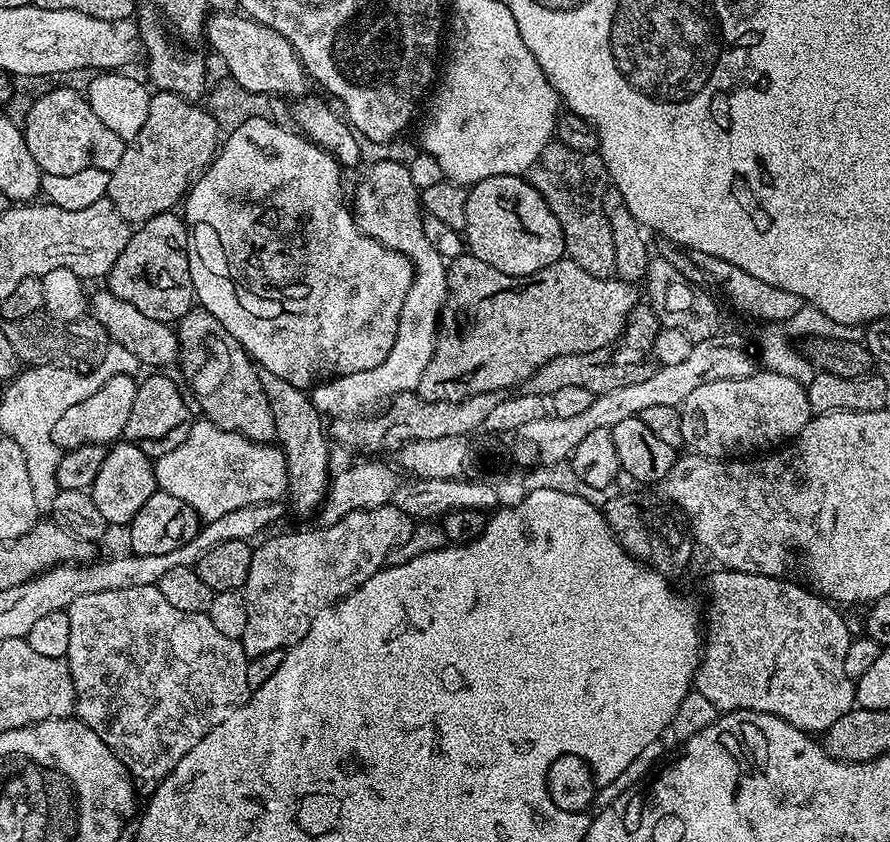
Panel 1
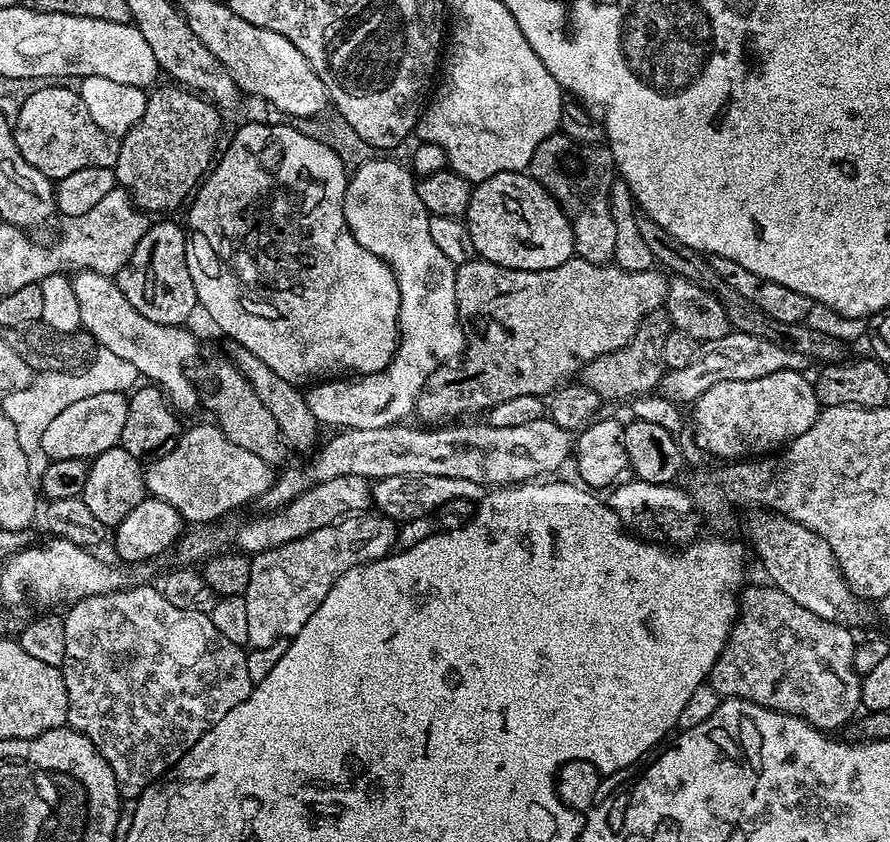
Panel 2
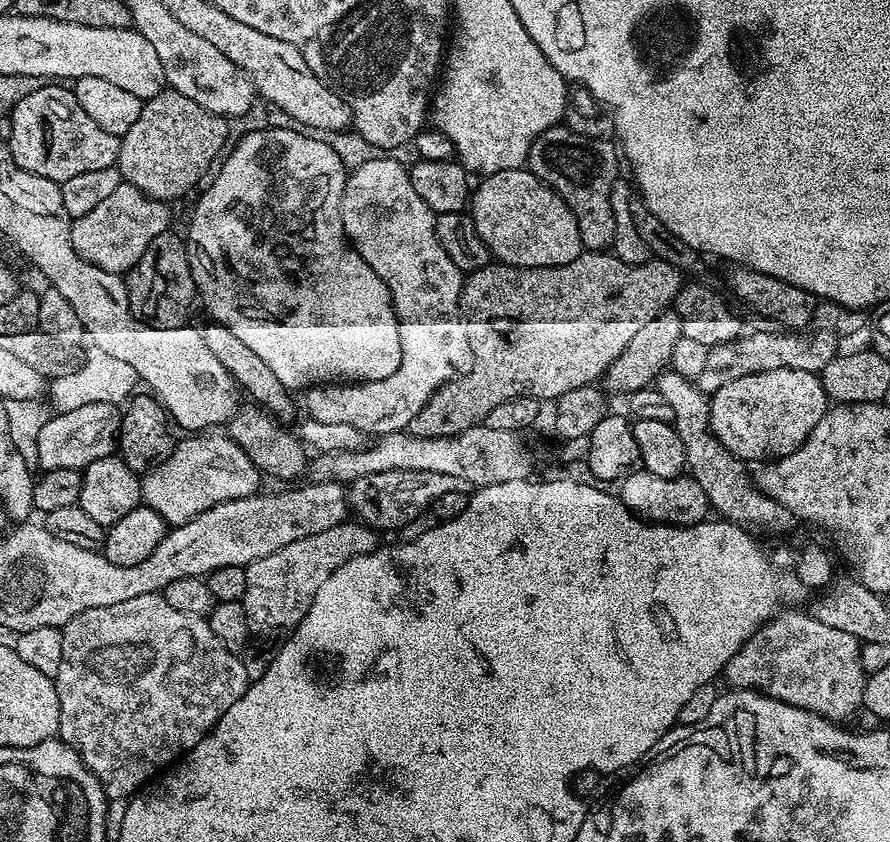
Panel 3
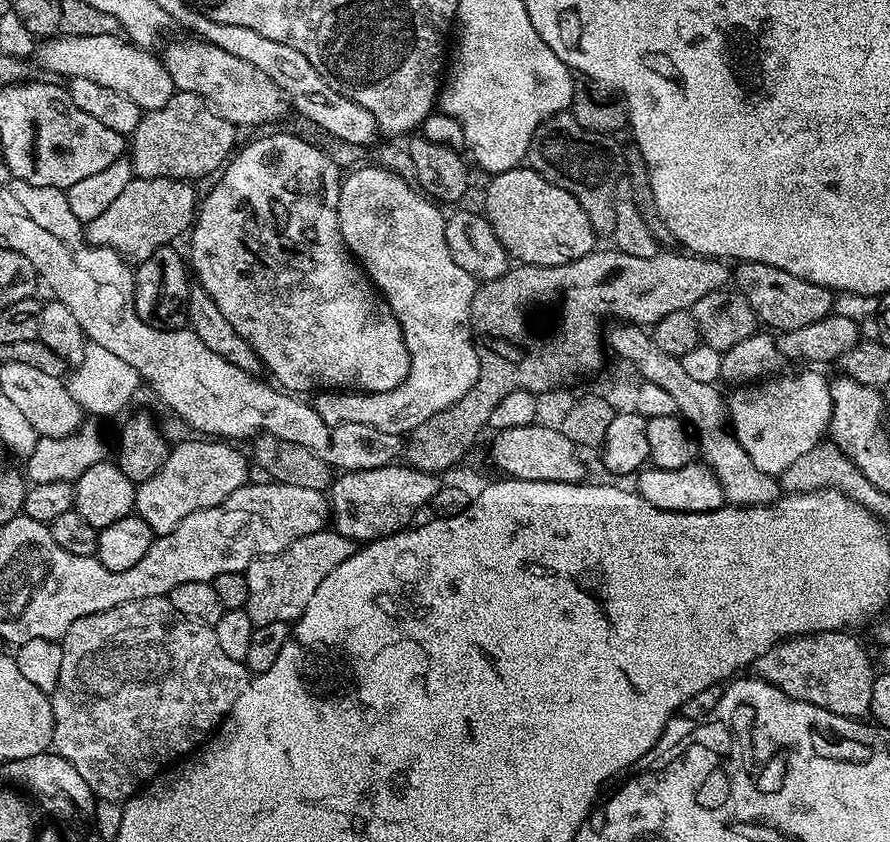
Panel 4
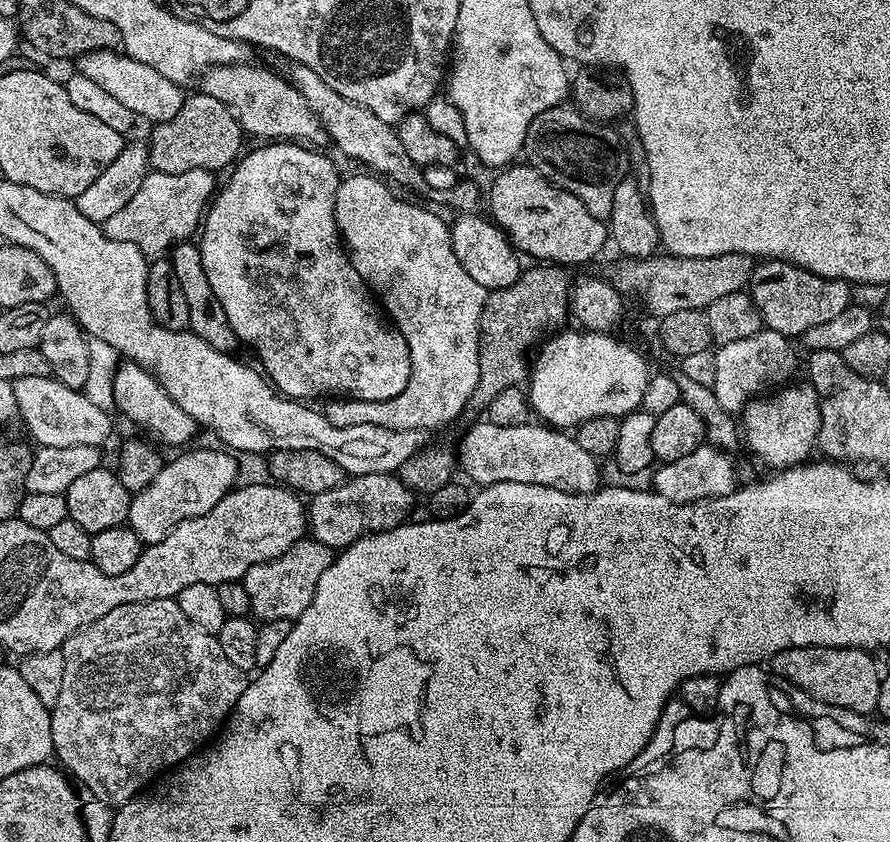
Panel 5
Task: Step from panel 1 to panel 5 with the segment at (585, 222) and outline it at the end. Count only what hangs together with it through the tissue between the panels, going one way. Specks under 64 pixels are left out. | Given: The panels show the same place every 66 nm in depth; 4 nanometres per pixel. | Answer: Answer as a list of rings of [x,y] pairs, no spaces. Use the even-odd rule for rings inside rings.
[[[565,102],[550,110],[542,110],[524,139],[523,159],[536,168],[550,182],[574,194],[594,214],[594,218],[607,221],[610,206],[614,206],[614,189],[622,182],[628,168],[624,144],[615,127],[599,124],[583,116],[571,103]]]

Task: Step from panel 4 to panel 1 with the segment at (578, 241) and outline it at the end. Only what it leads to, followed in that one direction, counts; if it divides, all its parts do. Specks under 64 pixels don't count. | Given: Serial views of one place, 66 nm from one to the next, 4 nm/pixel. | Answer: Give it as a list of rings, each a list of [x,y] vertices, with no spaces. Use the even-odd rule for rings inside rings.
[[[495,176],[471,185],[466,198],[466,226],[462,235],[470,255],[482,258],[486,266],[494,266],[494,270],[502,270],[502,274],[529,276],[565,259],[562,226],[558,226],[558,218],[554,218],[554,210],[550,210],[546,198],[542,198],[524,176]]]

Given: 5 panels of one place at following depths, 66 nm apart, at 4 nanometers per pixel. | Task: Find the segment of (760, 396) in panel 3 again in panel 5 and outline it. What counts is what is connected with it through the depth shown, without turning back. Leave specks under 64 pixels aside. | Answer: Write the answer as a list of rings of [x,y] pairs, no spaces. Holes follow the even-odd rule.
[[[811,383],[787,385],[775,393],[765,395],[753,400],[745,408],[742,419],[742,428],[744,431],[744,440],[748,442],[749,448],[762,460],[770,464],[774,470],[783,470],[793,468],[798,464],[805,463],[812,448],[817,445],[817,434],[821,428],[821,410],[820,398],[817,395],[816,388]]]

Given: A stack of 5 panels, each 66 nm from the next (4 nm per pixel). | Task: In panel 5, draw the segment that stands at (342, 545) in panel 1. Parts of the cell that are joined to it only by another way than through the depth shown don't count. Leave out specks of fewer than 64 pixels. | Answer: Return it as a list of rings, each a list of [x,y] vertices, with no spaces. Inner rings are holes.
[[[305,538],[294,546],[290,546],[286,554],[250,566],[250,570],[246,570],[243,574],[242,583],[246,586],[246,594],[250,594],[251,615],[260,622],[266,620],[296,621],[302,614],[302,610],[310,606],[314,598],[314,590],[318,586],[318,578],[326,574],[333,559],[333,549],[317,540]]]

